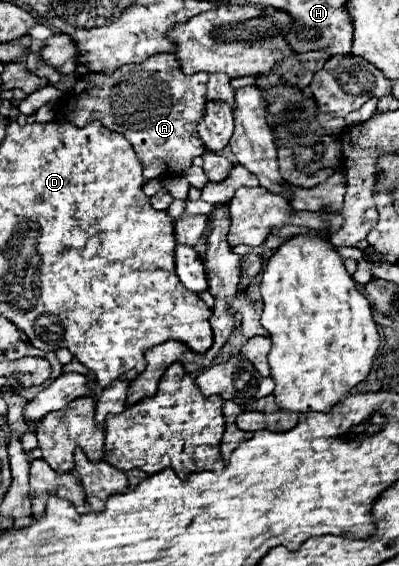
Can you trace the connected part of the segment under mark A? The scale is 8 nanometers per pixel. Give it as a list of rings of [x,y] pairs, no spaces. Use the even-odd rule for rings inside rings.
[[[155,54],[147,60],[147,66],[149,82],[155,82],[155,90],[115,92],[115,76],[89,72],[71,92],[67,92],[67,96],[63,94],[59,102],[61,116],[55,116],[57,122],[71,122],[79,128],[91,120],[99,120],[105,128],[123,134],[143,164],[145,182],[153,178],[169,178],[173,174],[183,176],[191,168],[193,158],[205,152],[201,138],[197,136],[197,124],[205,112],[205,90],[209,80],[203,72],[195,76],[183,74],[177,68],[173,54]]]

